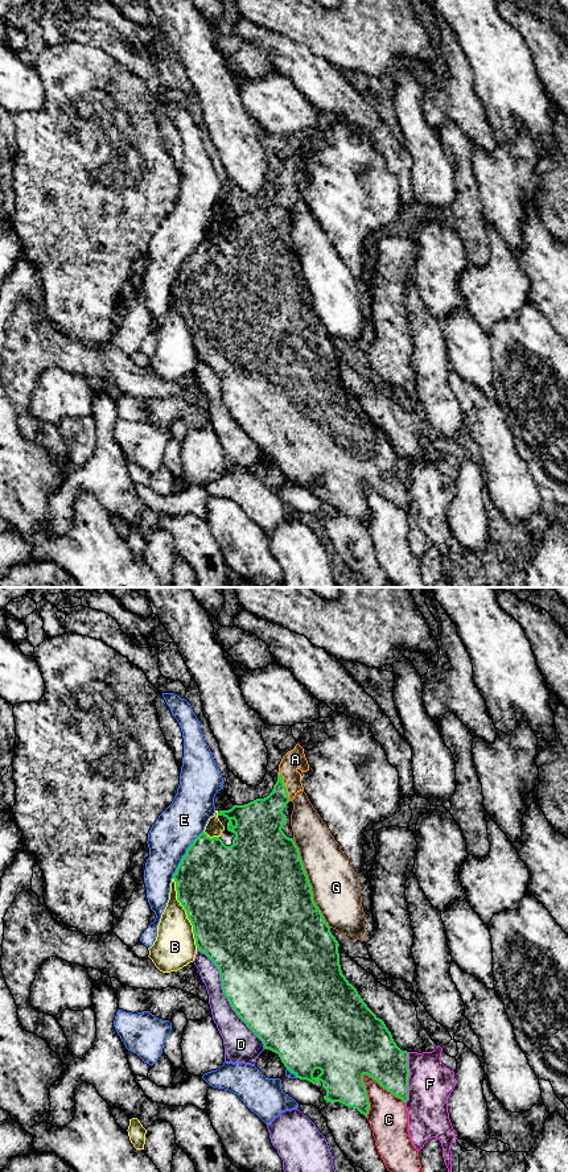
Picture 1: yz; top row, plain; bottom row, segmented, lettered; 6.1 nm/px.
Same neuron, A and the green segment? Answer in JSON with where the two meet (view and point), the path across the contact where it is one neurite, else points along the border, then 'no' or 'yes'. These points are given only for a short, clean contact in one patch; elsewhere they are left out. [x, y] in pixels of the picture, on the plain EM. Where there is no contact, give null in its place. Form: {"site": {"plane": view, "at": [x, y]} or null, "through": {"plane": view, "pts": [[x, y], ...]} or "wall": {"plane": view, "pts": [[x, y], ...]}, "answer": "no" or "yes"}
{"site": {"plane": "yz", "at": [284, 195]}, "through": {"plane": "yz", "pts": [[262, 228], [282, 203], [284, 195], [295, 168]]}, "answer": "yes"}

